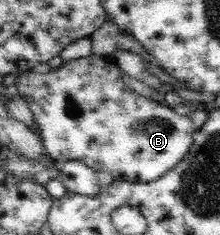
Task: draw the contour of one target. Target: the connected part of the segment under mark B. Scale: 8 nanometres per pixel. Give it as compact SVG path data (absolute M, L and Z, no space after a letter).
M89 54L63 61L48 73L28 71L20 76L17 80L18 95L30 104L39 124L43 146L48 150L49 157L59 163L77 160L96 172L100 169L108 171L117 181L151 183L175 167L191 148L195 130L186 116L186 110L173 111L165 104L141 96L125 85L123 75L104 56Z

